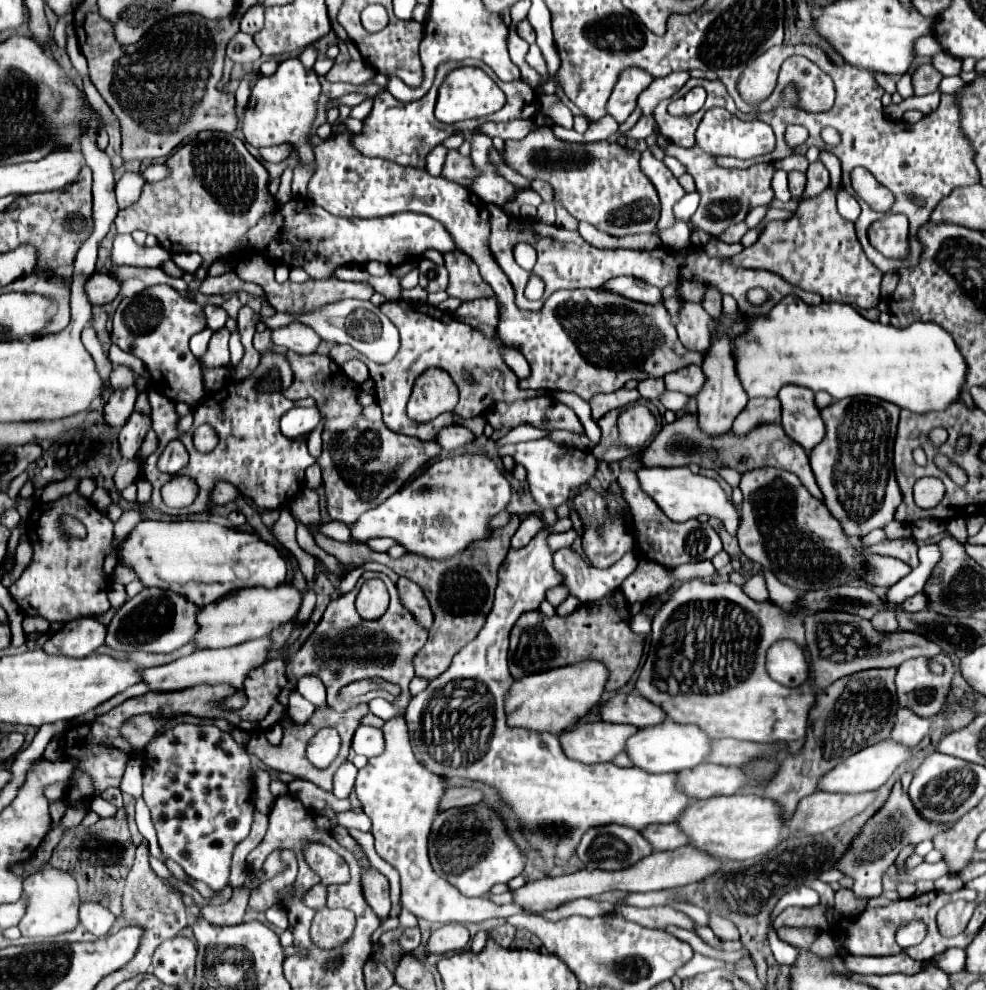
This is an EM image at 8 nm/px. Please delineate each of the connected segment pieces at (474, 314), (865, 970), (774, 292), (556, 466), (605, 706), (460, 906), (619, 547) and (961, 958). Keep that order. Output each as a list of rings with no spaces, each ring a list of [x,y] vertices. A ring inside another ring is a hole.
[[[479,298],[471,302],[463,302],[457,310],[455,316],[461,318],[461,322],[469,324],[472,328],[477,328],[479,324],[489,324],[497,328],[499,324],[499,308],[495,298]]]
[[[907,954],[897,956],[843,956],[845,968],[859,974],[915,974],[925,968]]]
[[[489,204],[489,212],[491,212],[491,238],[489,238],[489,248],[493,250],[493,256],[497,258],[497,264],[501,266],[501,270],[507,274],[507,278],[511,280],[513,288],[515,288],[515,304],[521,306],[521,310],[539,310],[543,306],[543,300],[547,300],[555,290],[561,288],[599,288],[601,284],[605,284],[607,280],[615,278],[615,276],[635,276],[643,282],[649,282],[653,286],[667,286],[671,282],[683,282],[683,280],[695,280],[695,282],[703,282],[703,284],[711,284],[717,286],[723,294],[731,294],[737,304],[739,304],[739,312],[745,316],[751,314],[763,314],[769,312],[769,308],[761,308],[761,306],[753,306],[747,300],[747,292],[751,288],[763,288],[769,294],[769,300],[765,302],[765,306],[775,306],[775,302],[779,302],[785,294],[797,294],[801,300],[805,300],[807,304],[821,304],[821,296],[813,294],[813,292],[803,292],[801,288],[789,284],[787,280],[783,280],[781,276],[767,272],[767,270],[745,270],[745,268],[733,268],[729,266],[727,258],[709,258],[701,248],[679,256],[679,254],[671,254],[669,248],[661,246],[657,250],[627,250],[627,248],[615,248],[615,250],[601,250],[595,248],[591,244],[587,244],[579,232],[569,232],[565,228],[559,226],[549,226],[537,220],[525,220],[525,218],[511,218],[499,208],[499,206],[491,206]],[[517,242],[529,242],[535,250],[537,250],[537,264],[535,264],[535,272],[545,280],[545,296],[539,302],[531,302],[523,296],[523,288],[529,280],[529,272],[525,272],[513,258],[513,248]]]
[[[547,438],[541,440],[529,440],[529,442],[519,442],[519,444],[509,444],[501,448],[501,456],[511,456],[517,464],[523,464],[527,470],[527,482],[531,486],[533,498],[541,504],[543,508],[543,520],[547,524],[553,524],[557,520],[555,508],[569,500],[571,490],[577,490],[581,484],[585,484],[597,468],[597,458],[589,450],[577,450],[577,448],[567,448],[559,446]]]
[[[617,692],[599,706],[599,718],[605,722],[633,724],[637,728],[651,726],[665,718],[665,712],[639,694]]]
[[[393,716],[381,730],[385,750],[383,754],[369,758],[359,770],[355,792],[361,800],[363,812],[373,822],[371,832],[375,836],[377,854],[401,876],[401,906],[417,918],[439,924],[477,924],[495,916],[521,914],[523,910],[515,904],[495,906],[487,898],[465,898],[455,886],[441,880],[433,872],[427,858],[427,838],[439,808],[439,800],[446,789],[445,782],[415,760],[403,716]]]
[[[583,488],[583,490],[575,492],[573,504],[575,504],[575,510],[577,510],[581,522],[583,522],[583,550],[593,566],[609,568],[617,560],[621,560],[621,556],[627,550],[633,550],[633,538],[627,534],[625,518],[621,514],[617,514],[617,516],[611,514],[607,498],[603,494],[595,492],[593,488]]]
[[[949,948],[943,954],[935,956],[933,960],[945,974],[955,974],[965,968],[965,950],[963,948]]]

